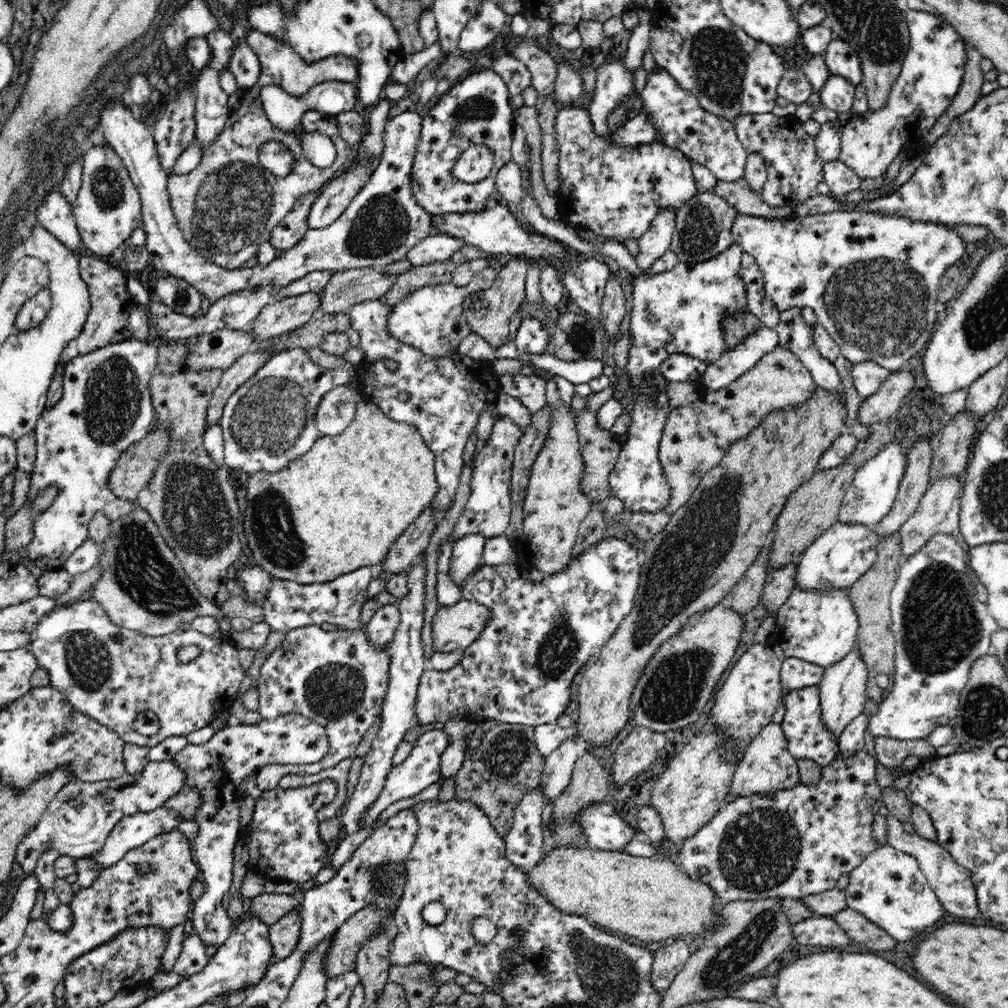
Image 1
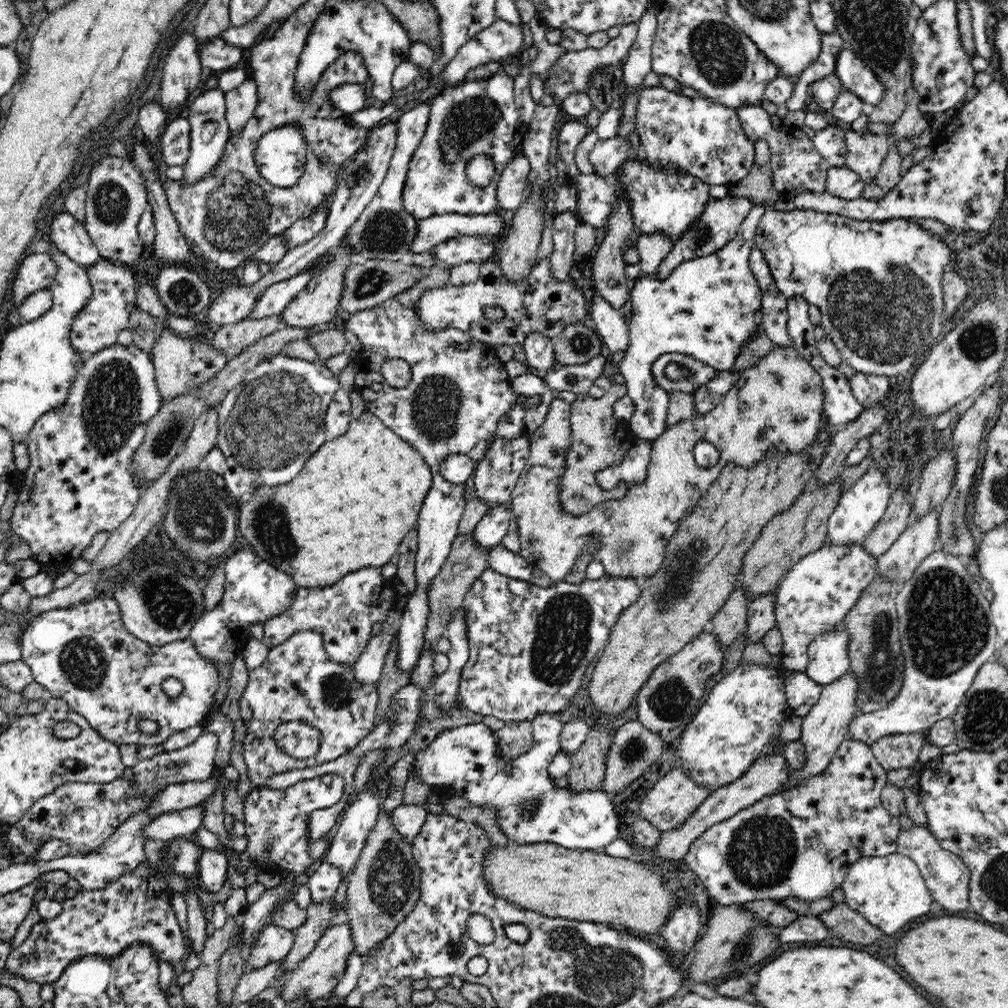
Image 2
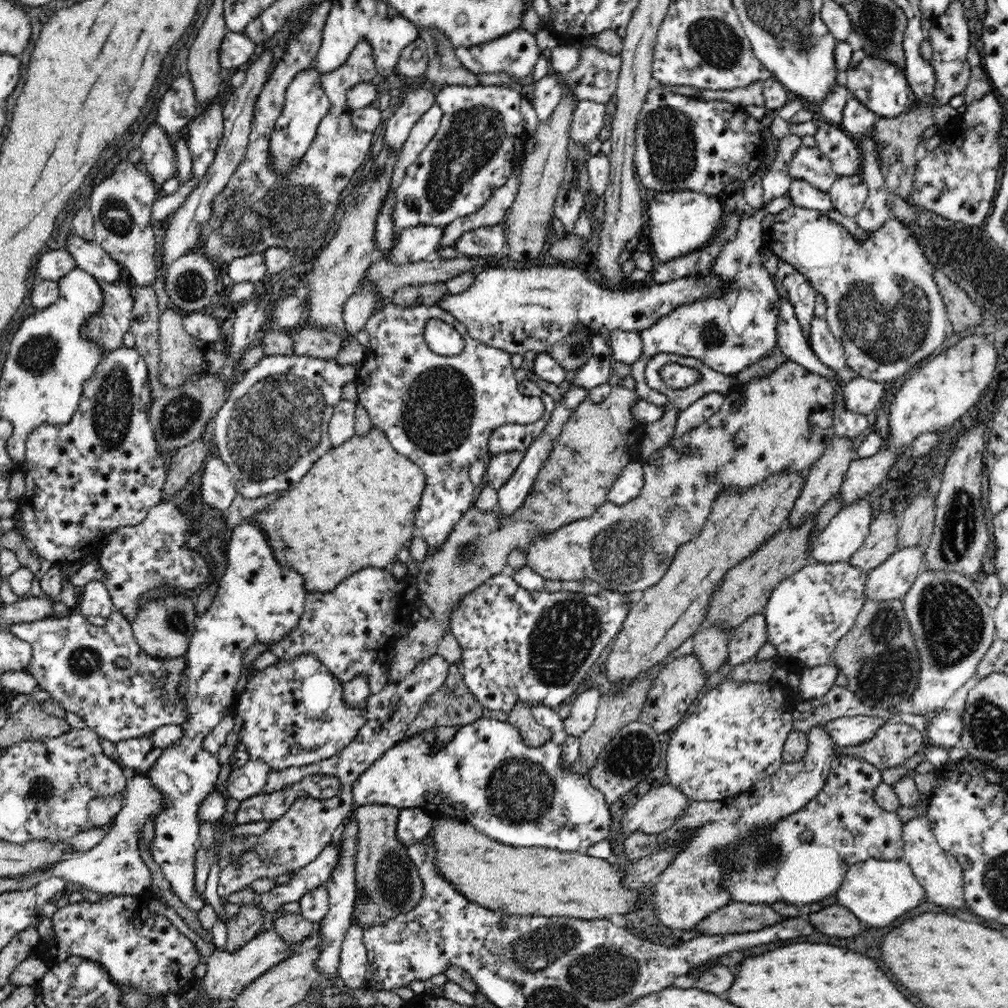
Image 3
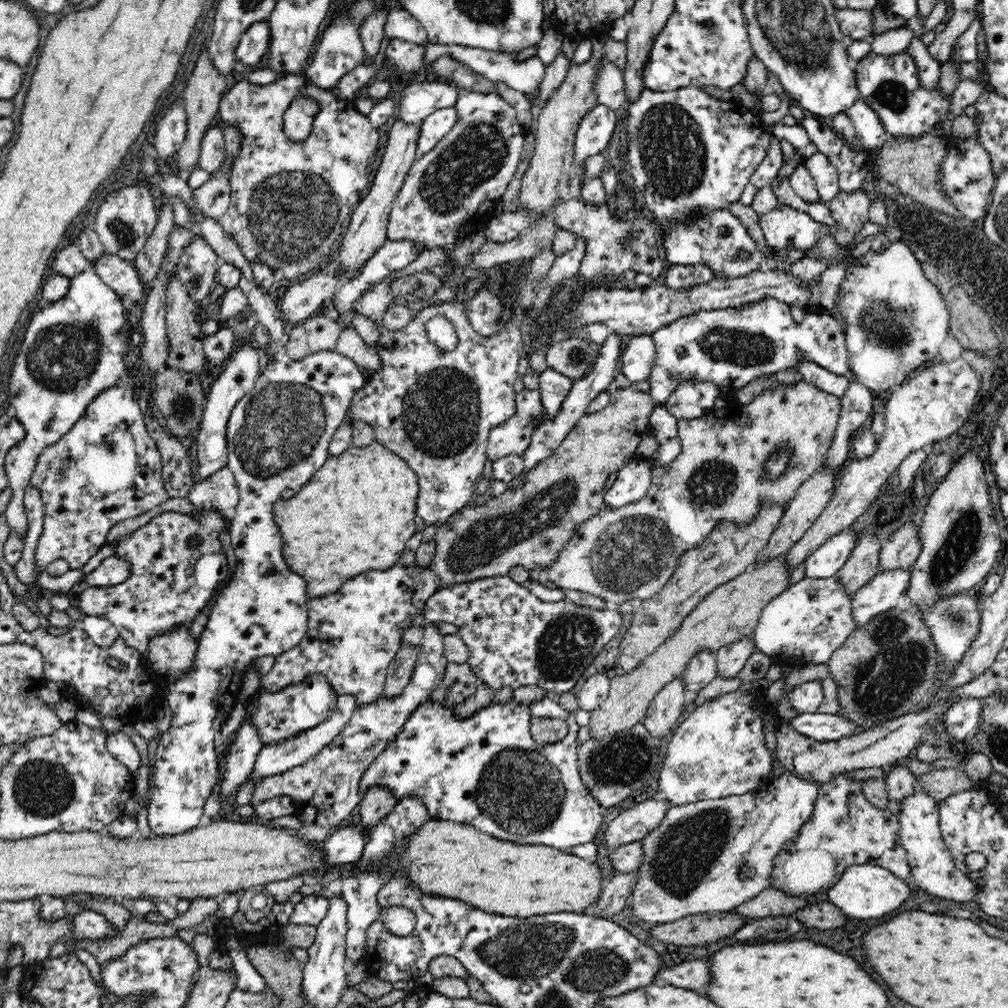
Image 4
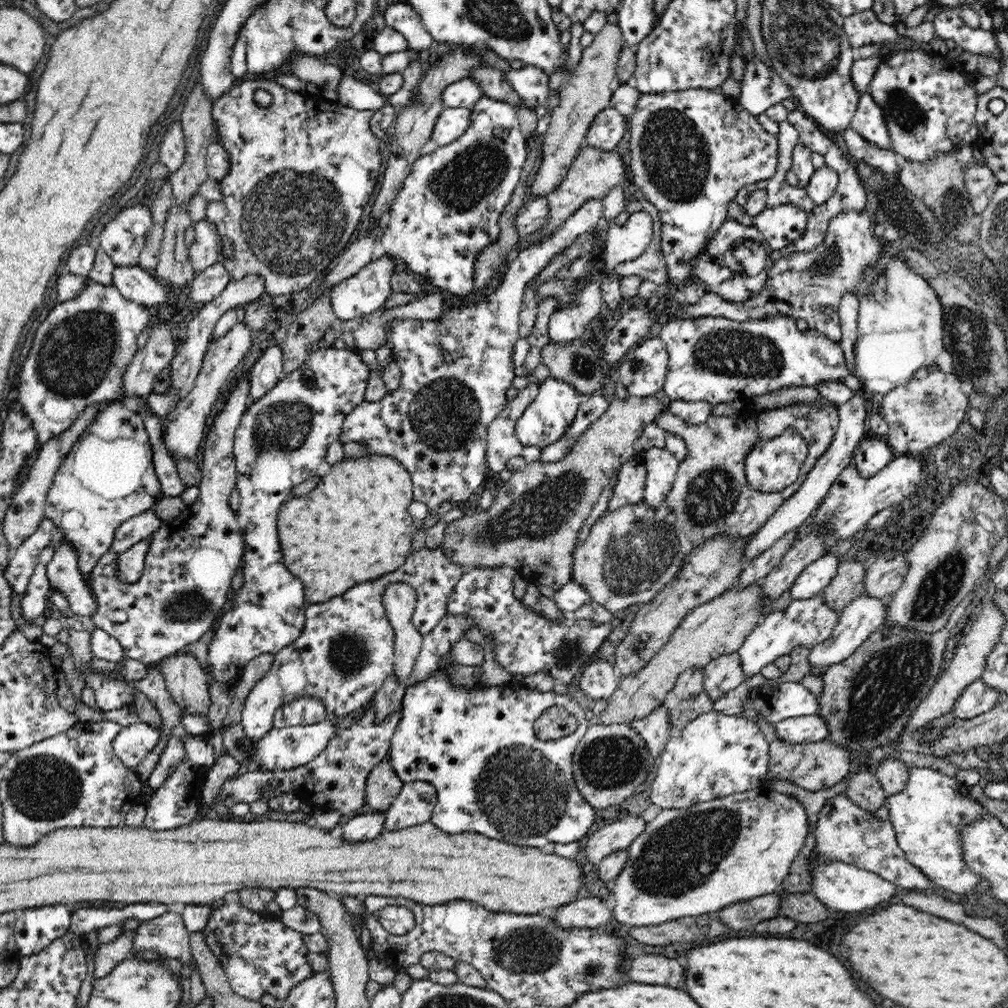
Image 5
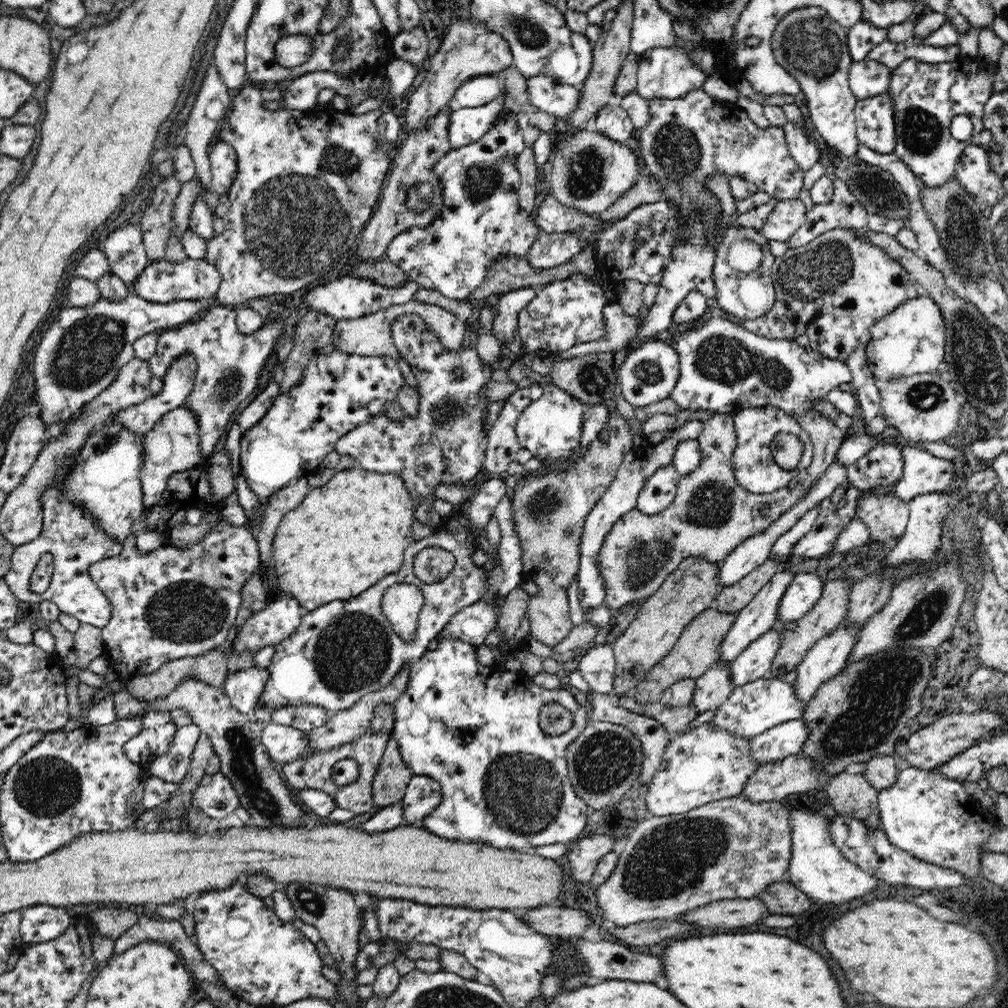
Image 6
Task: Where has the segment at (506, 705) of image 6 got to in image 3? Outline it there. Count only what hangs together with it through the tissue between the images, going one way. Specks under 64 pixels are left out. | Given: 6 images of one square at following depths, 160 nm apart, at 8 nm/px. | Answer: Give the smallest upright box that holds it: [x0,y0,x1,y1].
[353,708,610,853]

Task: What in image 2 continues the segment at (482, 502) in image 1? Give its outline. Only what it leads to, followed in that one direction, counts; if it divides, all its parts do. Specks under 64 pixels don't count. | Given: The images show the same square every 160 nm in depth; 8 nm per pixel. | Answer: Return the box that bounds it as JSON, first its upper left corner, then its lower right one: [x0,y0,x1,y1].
[473,436,529,509]

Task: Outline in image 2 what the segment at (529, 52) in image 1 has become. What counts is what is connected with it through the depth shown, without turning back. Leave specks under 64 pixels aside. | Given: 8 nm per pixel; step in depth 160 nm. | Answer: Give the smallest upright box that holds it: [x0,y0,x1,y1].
[544,23,638,98]

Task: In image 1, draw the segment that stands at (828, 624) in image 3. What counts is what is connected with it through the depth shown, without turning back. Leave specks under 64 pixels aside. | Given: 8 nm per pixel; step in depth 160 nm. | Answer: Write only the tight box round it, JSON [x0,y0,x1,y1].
[781,521,878,694]

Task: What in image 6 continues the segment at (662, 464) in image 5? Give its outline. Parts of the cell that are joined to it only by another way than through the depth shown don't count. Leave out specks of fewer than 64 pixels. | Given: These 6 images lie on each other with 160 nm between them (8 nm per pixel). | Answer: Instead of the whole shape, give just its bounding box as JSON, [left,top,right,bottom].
[635,463,682,516]

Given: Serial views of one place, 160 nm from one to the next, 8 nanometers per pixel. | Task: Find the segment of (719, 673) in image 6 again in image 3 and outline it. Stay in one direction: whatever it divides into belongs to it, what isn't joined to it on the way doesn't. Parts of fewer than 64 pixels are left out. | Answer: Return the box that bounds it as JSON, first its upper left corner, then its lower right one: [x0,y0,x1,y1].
[726,613,766,668]

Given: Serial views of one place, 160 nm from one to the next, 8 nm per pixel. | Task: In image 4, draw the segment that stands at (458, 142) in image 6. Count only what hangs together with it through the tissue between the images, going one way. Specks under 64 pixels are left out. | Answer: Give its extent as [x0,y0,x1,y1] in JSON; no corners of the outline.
[416,107,458,160]

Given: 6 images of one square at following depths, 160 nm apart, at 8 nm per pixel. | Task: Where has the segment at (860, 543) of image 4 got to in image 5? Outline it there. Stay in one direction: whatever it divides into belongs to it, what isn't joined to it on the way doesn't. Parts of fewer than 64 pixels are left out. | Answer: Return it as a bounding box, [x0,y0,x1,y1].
[822,561,865,615]

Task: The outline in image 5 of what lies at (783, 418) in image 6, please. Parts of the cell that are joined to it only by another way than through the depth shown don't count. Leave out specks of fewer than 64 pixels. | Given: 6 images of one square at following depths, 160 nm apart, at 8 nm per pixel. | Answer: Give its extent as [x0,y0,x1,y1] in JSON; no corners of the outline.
[745,428,808,493]

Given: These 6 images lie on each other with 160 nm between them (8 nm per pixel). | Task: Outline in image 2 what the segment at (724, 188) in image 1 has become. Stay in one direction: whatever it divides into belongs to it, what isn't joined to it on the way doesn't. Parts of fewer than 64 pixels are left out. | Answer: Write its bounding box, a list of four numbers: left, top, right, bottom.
[730,162,782,208]

